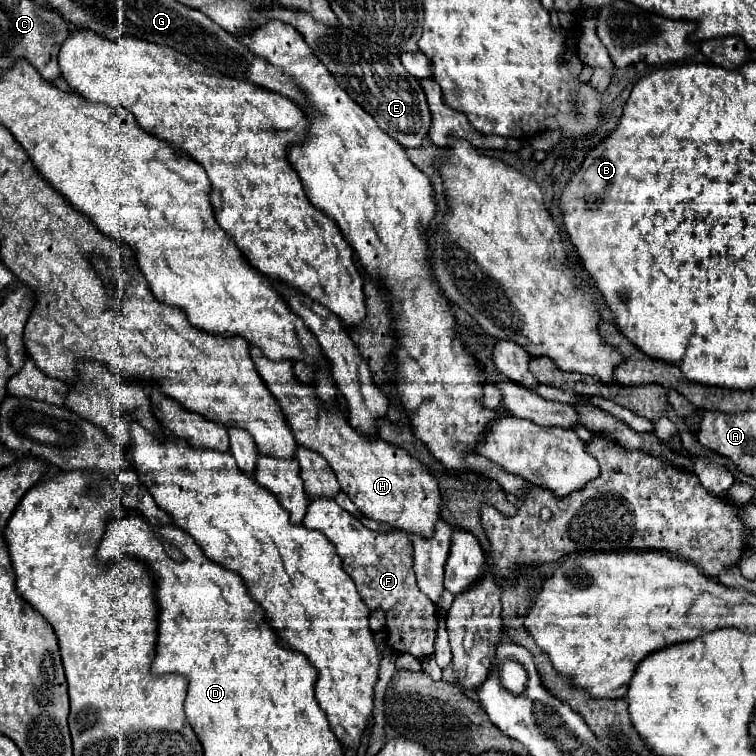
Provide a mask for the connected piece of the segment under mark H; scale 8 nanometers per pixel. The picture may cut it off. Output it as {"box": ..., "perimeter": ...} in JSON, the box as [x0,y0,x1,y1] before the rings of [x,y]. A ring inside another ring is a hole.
{"box":[251,347,441,539],"perimeter":[[[251,347],[251,355],[255,359],[255,367],[275,395],[281,405],[287,423],[295,435],[295,441],[325,457],[329,467],[333,469],[341,489],[349,495],[349,499],[359,507],[359,511],[375,521],[389,523],[393,529],[401,529],[407,533],[415,533],[419,537],[431,539],[435,533],[435,523],[441,517],[441,495],[435,477],[405,449],[389,445],[377,439],[365,439],[357,431],[351,429],[347,417],[339,409],[325,411],[315,397],[313,385],[301,385],[291,375],[293,361],[271,361],[259,349]]]}

